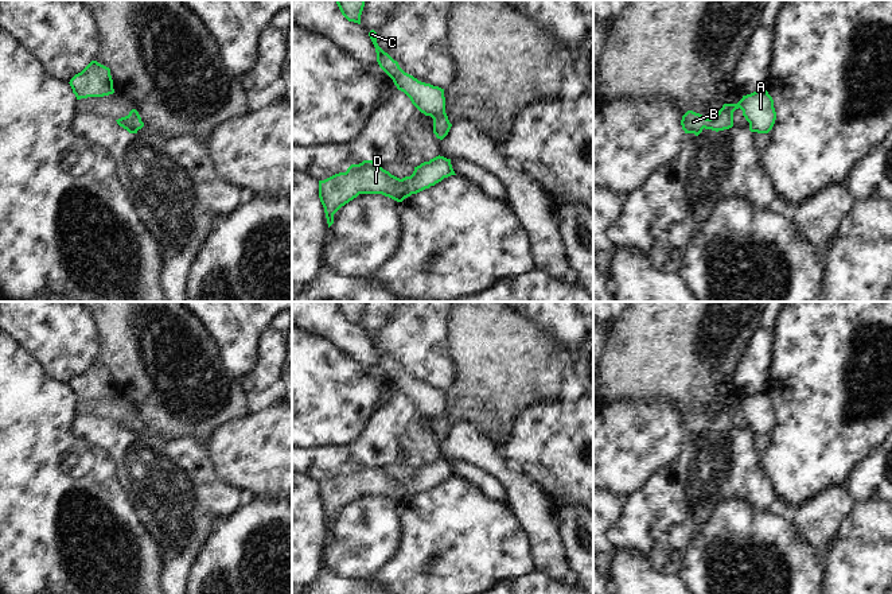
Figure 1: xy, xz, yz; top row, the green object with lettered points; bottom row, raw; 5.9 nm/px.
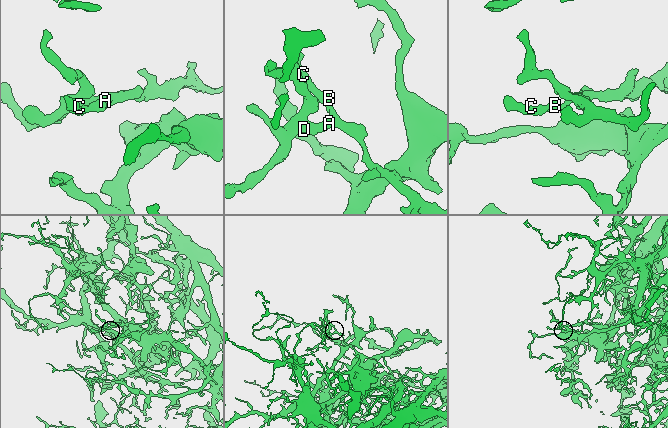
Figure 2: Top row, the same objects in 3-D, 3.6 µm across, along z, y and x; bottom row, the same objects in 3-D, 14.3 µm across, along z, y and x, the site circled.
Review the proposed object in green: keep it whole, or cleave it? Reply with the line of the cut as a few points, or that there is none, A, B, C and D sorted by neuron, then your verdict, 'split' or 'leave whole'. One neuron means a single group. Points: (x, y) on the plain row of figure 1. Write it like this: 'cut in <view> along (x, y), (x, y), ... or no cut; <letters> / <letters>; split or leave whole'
no cut; A B C D; leave whole

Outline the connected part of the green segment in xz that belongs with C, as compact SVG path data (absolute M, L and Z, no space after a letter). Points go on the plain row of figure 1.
M371 331L369 338L375 349L379 369L393 381L398 392L404 393L412 405L425 418L433 420L433 435L443 442L452 426L445 415L444 391L425 385L405 374L397 362L385 354L377 345L377 334Z

